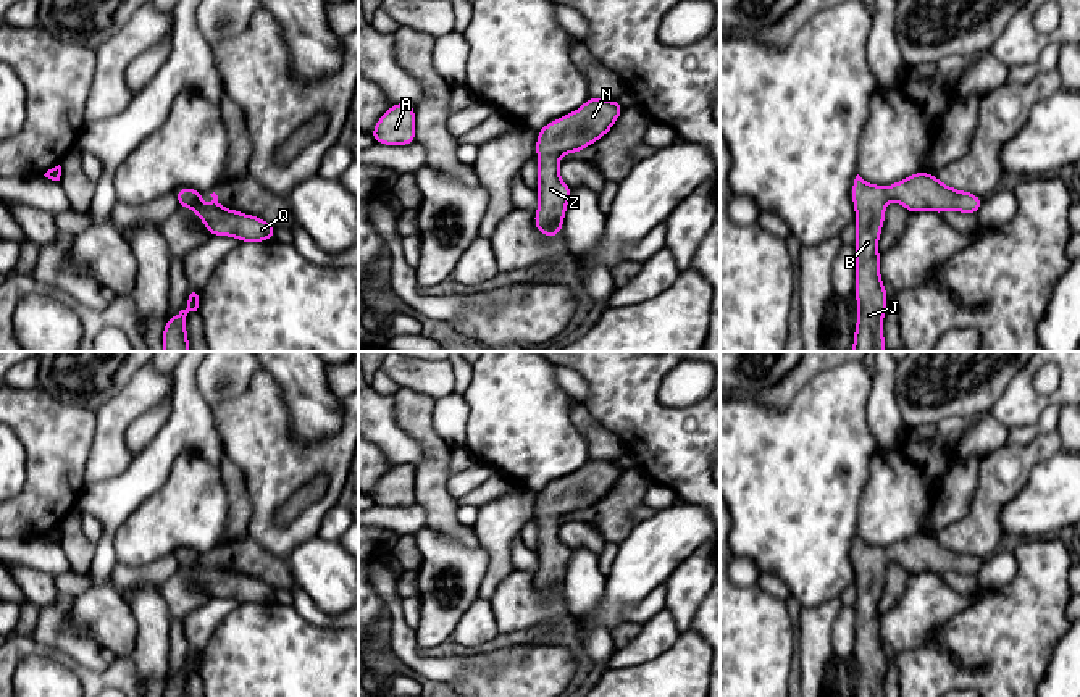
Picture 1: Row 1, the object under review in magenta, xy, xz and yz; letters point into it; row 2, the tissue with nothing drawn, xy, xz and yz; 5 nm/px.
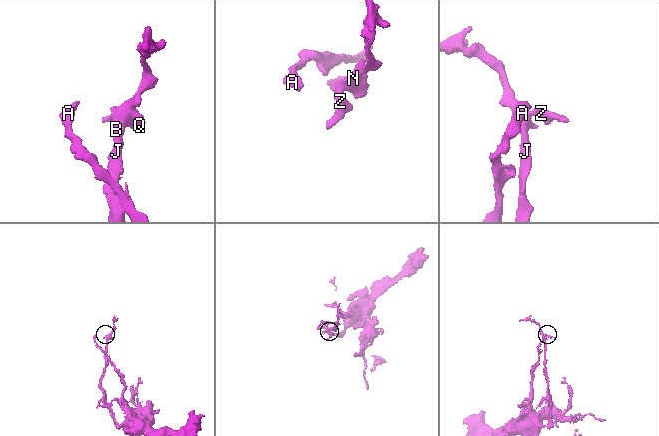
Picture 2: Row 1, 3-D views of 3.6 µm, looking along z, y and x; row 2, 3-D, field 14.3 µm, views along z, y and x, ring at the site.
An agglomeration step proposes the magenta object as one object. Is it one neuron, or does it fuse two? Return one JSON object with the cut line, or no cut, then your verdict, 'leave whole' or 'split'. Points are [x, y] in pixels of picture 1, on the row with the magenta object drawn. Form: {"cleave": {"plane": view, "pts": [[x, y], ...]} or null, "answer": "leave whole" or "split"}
{"cleave": null, "answer": "leave whole"}

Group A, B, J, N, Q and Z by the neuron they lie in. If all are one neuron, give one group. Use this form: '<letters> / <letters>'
A B J N Q Z

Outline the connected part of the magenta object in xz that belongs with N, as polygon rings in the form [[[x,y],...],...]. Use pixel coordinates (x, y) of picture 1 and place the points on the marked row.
[[[589,97],[576,111],[552,119],[538,131],[538,186],[539,207],[534,211],[534,226],[539,234],[560,236],[571,187],[560,176],[559,158],[563,153],[578,153],[605,136],[625,106],[617,100]]]

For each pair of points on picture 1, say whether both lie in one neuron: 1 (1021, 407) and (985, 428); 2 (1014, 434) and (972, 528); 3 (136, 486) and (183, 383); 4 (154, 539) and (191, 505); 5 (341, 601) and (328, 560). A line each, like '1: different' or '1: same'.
1: different
2: different
3: same
4: same
5: same

